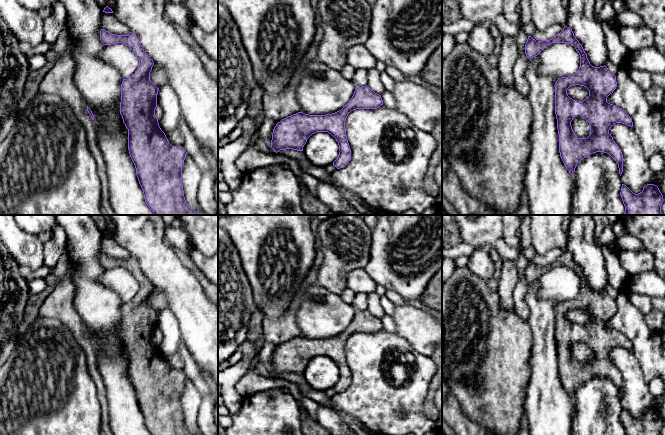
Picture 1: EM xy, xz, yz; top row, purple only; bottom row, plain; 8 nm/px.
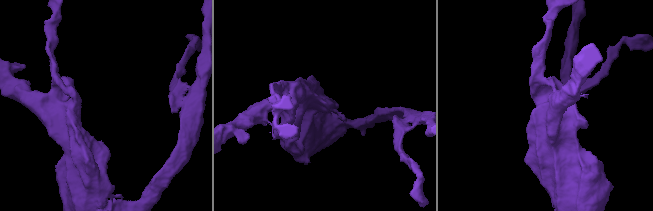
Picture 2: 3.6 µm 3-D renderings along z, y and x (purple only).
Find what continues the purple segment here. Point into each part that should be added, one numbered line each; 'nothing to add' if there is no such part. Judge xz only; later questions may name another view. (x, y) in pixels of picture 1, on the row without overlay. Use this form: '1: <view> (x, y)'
nothing to add

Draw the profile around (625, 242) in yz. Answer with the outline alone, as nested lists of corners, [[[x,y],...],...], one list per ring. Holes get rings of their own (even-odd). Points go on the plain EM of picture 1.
[[[627,233],[617,237],[617,244],[623,251],[625,250],[645,250],[643,243],[636,237]]]

